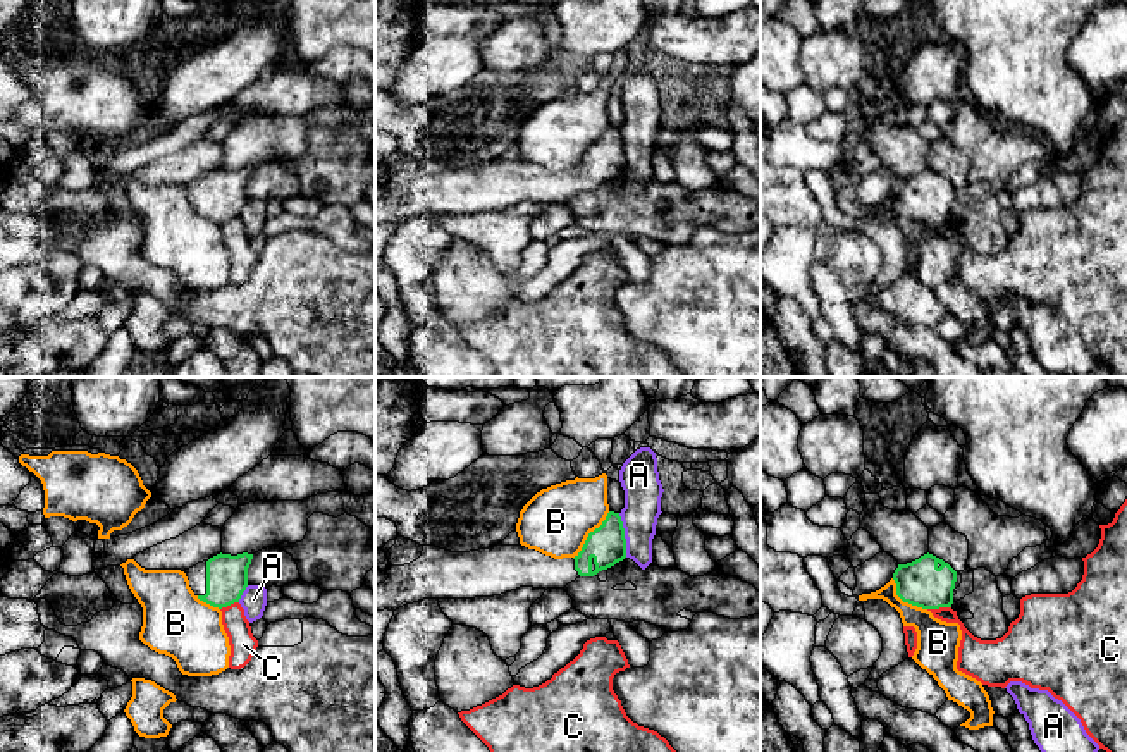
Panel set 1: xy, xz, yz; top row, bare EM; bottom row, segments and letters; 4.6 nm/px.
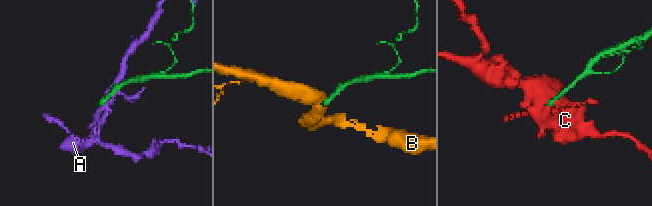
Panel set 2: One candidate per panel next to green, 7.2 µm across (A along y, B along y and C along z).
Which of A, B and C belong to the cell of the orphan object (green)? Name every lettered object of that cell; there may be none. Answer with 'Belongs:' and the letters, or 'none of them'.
Belongs: none of them

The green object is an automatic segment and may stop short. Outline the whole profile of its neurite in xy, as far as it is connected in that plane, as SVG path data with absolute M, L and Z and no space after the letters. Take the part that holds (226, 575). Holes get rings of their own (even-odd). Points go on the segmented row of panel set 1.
M220 552L184 573L191 590L200 601L222 609L239 602L248 587L248 568L251 559L253 554L248 552L237 556Z

